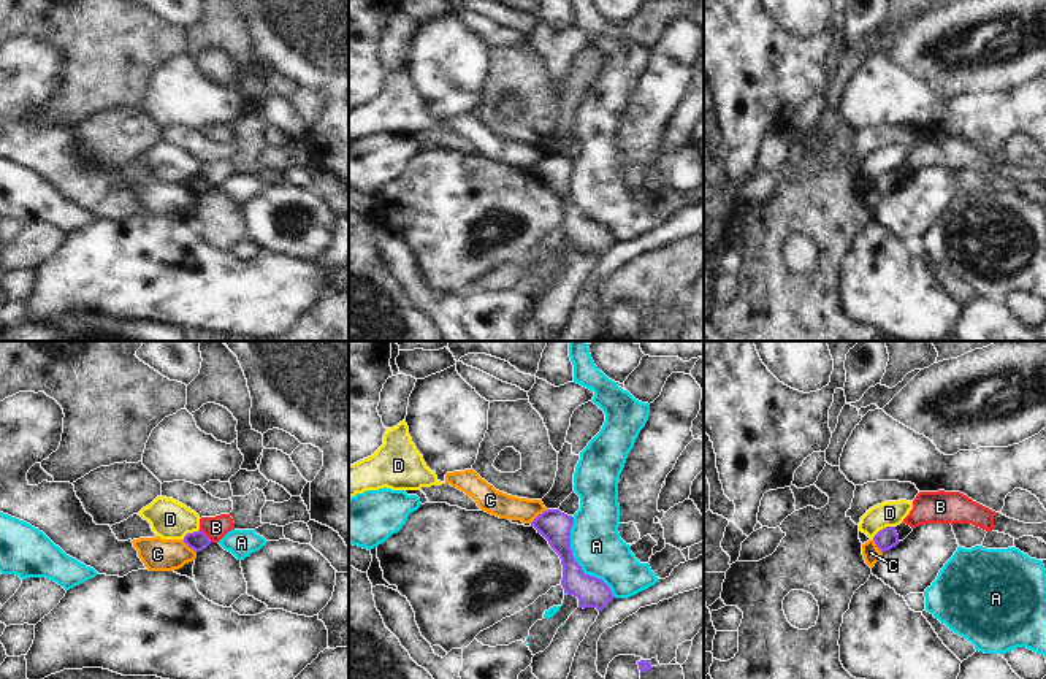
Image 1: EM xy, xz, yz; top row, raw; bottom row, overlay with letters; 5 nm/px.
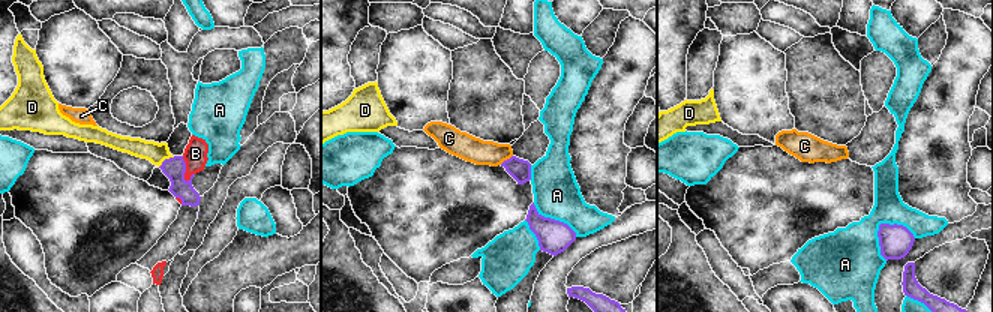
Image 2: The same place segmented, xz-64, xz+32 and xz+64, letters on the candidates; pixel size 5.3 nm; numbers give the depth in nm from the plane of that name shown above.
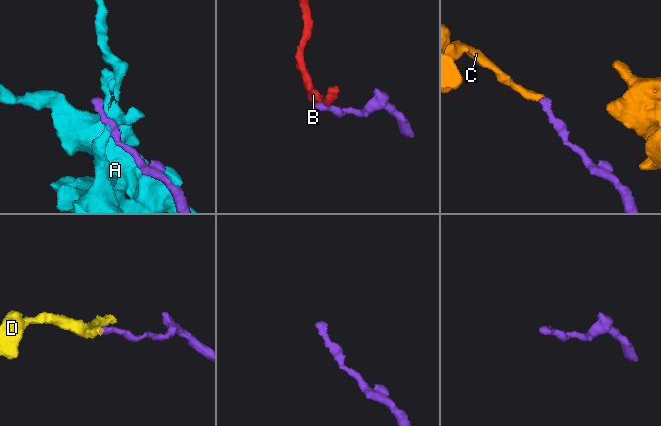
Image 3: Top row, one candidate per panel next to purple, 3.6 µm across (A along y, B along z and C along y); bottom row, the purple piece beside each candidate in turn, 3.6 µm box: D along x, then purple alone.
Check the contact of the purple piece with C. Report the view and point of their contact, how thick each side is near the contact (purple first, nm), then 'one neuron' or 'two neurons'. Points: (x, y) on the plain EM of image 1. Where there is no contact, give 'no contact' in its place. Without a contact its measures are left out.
xz (539, 159) | 160/130 nm | two neurons

